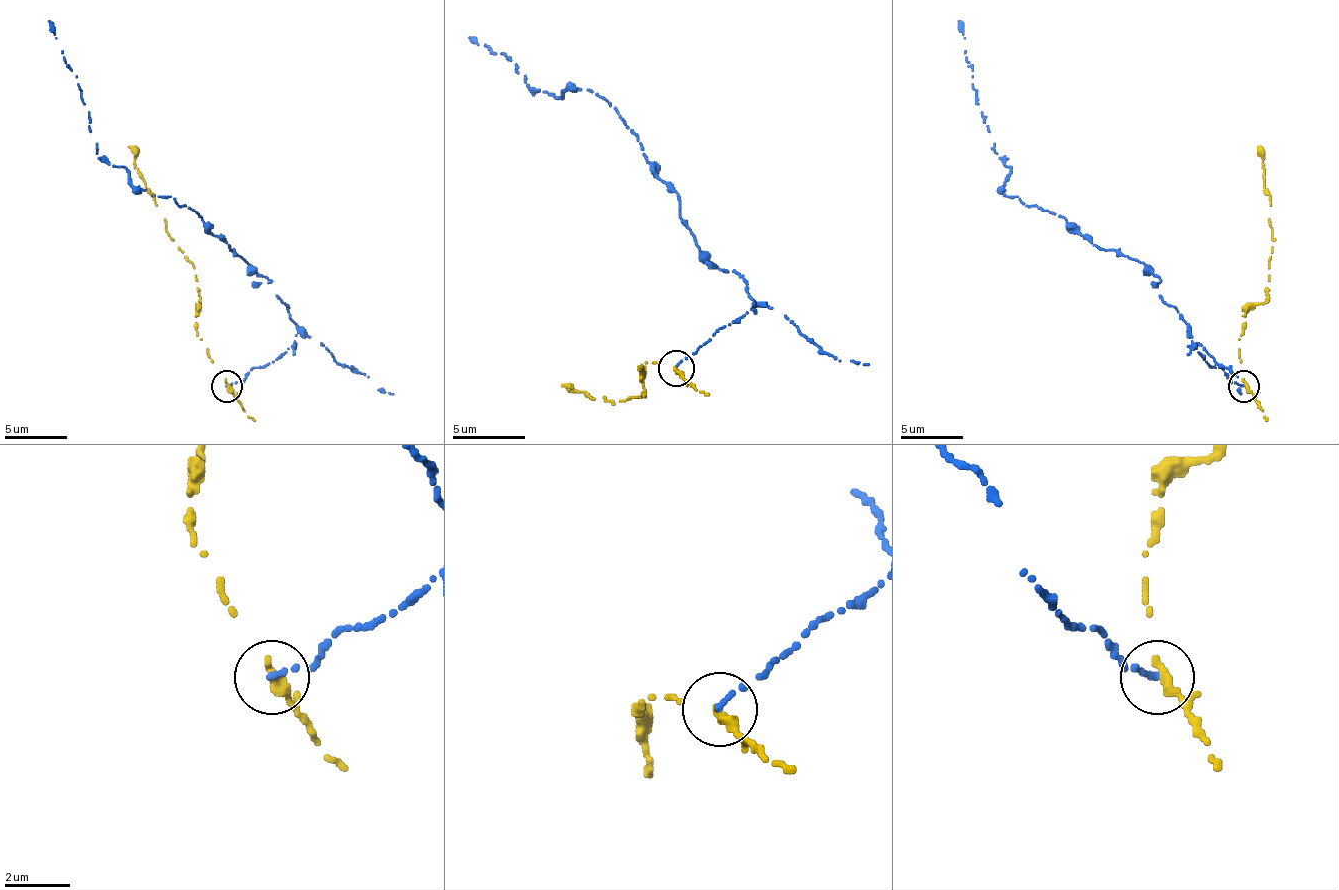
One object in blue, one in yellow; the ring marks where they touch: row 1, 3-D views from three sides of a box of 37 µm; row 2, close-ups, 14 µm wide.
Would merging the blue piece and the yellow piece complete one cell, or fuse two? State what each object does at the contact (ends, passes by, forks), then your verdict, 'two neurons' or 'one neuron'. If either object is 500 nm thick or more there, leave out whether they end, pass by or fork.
blue ends there; yellow ends there; two neurons

